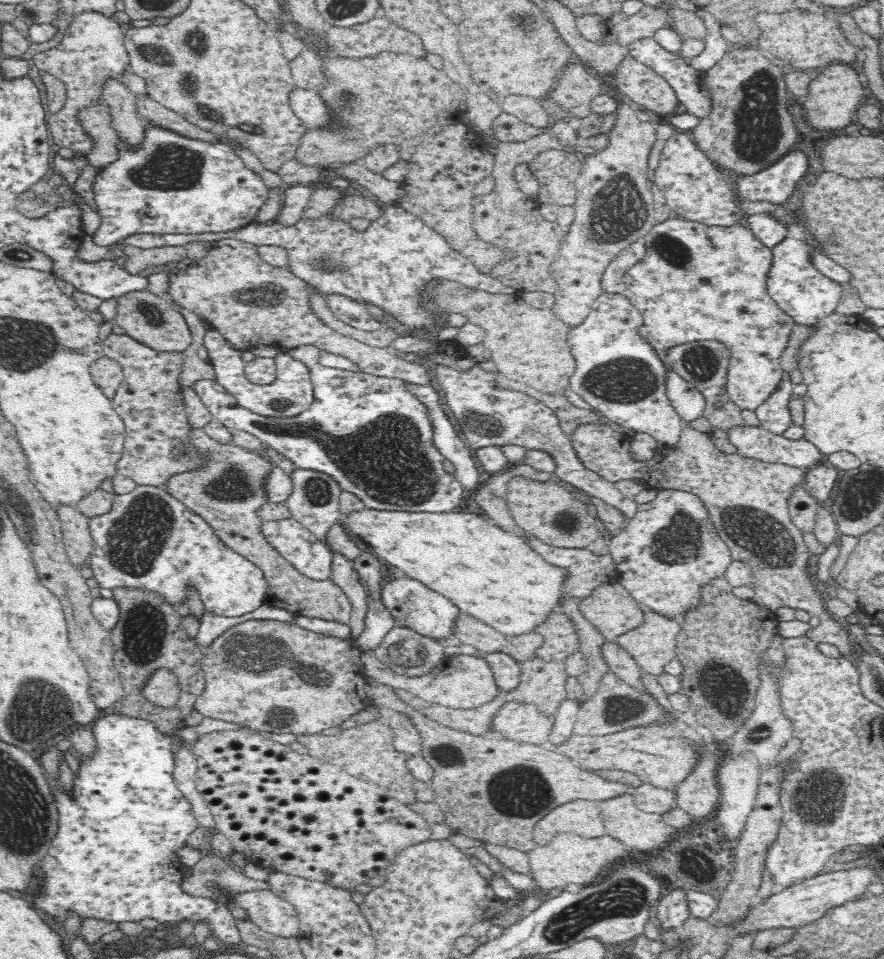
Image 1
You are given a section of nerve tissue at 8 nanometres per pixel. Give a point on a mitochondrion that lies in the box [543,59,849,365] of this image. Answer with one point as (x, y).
(757, 130)

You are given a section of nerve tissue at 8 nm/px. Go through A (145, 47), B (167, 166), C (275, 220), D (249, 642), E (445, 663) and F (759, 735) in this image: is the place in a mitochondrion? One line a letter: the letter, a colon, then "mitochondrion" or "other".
A: mitochondrion
B: mitochondrion
C: other
D: mitochondrion
E: other
F: mitochondrion

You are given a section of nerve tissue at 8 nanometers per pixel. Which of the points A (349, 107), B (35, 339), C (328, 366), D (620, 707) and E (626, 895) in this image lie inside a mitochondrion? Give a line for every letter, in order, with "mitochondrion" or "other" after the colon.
A: mitochondrion
B: mitochondrion
C: other
D: mitochondrion
E: mitochondrion

